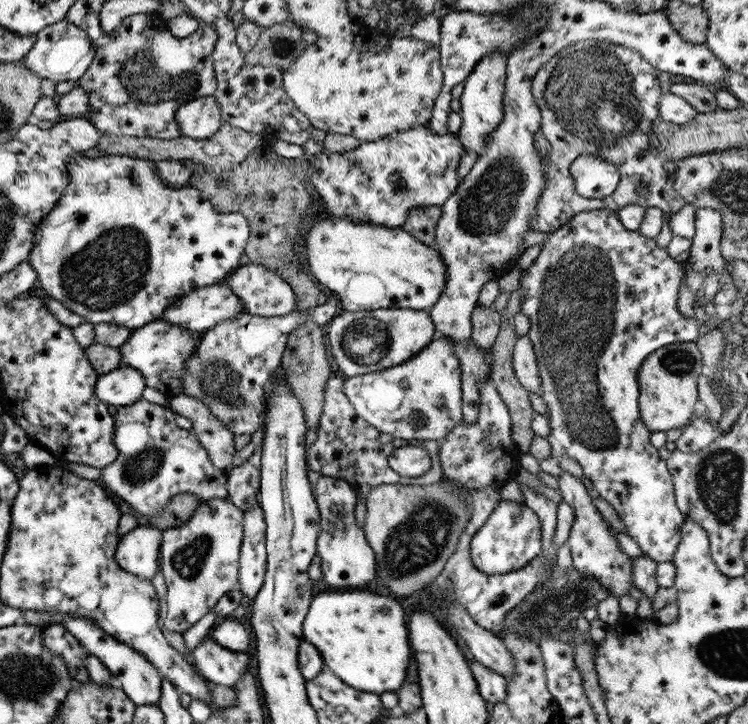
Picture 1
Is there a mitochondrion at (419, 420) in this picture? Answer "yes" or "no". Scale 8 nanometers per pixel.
no

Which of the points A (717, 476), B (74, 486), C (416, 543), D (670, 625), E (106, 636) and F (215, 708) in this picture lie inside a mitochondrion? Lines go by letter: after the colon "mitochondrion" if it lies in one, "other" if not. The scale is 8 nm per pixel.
A: mitochondrion
B: other
C: mitochondrion
D: other
E: other
F: other

